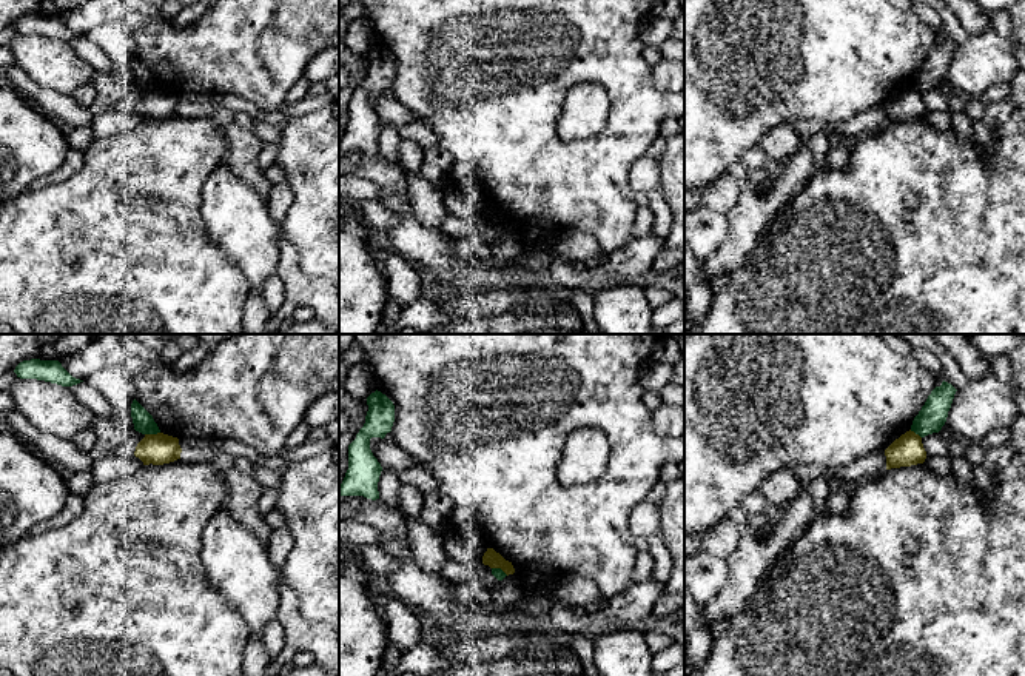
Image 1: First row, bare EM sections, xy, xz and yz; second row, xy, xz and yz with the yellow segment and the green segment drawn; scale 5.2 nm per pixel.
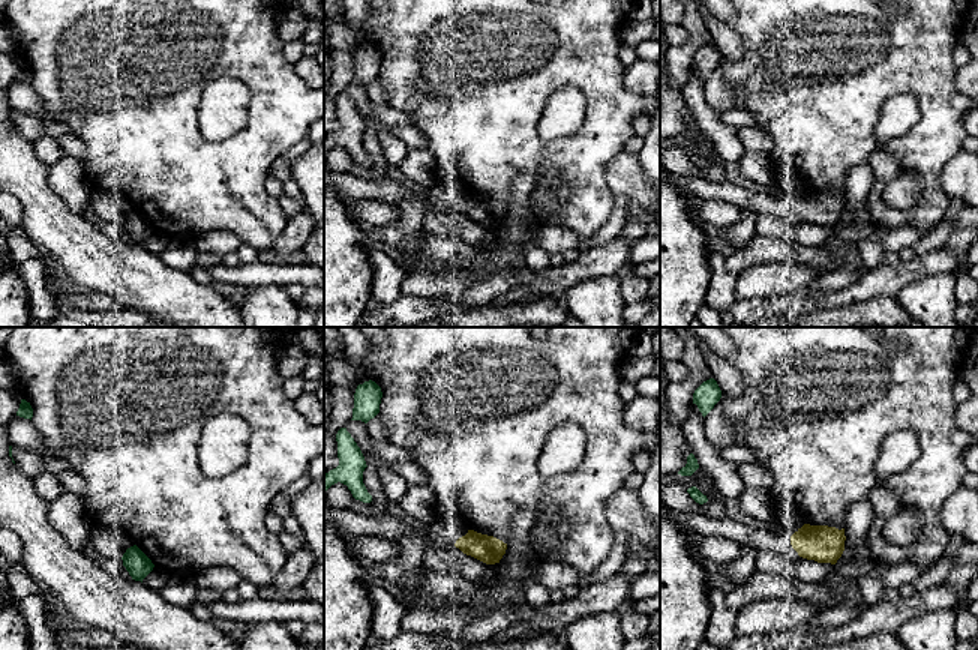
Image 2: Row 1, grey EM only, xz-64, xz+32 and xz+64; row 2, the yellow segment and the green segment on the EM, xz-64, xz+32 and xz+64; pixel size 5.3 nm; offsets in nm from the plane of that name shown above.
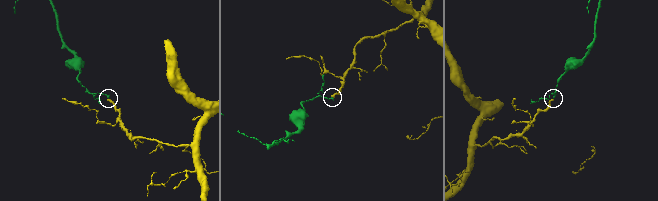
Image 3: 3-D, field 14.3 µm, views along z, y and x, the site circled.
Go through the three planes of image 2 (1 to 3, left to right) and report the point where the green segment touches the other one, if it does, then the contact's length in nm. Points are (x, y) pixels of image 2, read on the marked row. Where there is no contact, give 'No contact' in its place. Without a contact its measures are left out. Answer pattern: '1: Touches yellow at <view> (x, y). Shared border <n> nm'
1: No contact
2: No contact
3: No contact

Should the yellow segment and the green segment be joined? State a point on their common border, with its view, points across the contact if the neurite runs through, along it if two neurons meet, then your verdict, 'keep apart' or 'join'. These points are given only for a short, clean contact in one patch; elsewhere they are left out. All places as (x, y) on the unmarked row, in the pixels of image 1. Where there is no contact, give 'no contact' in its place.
meets yellow in xy at (151, 90); keep apart

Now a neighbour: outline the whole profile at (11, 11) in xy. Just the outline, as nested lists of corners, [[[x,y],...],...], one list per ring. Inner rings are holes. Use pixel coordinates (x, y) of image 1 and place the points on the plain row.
[[[0,0],[0,31],[23,15],[60,15],[85,0]]]

